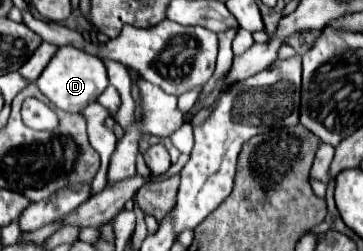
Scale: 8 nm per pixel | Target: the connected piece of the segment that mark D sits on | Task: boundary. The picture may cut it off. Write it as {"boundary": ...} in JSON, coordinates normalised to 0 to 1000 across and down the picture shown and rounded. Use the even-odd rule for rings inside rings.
{"boundary":[[[171,183],[171,191],[160,191],[160,207],[143,223],[138,255],[121,271],[110,311],[99,319],[99,343],[160,438],[176,438],[187,454],[215,454],[242,414],[264,406],[264,390],[292,359],[298,295],[270,223],[253,223],[253,215],[198,191],[198,183]]]}

